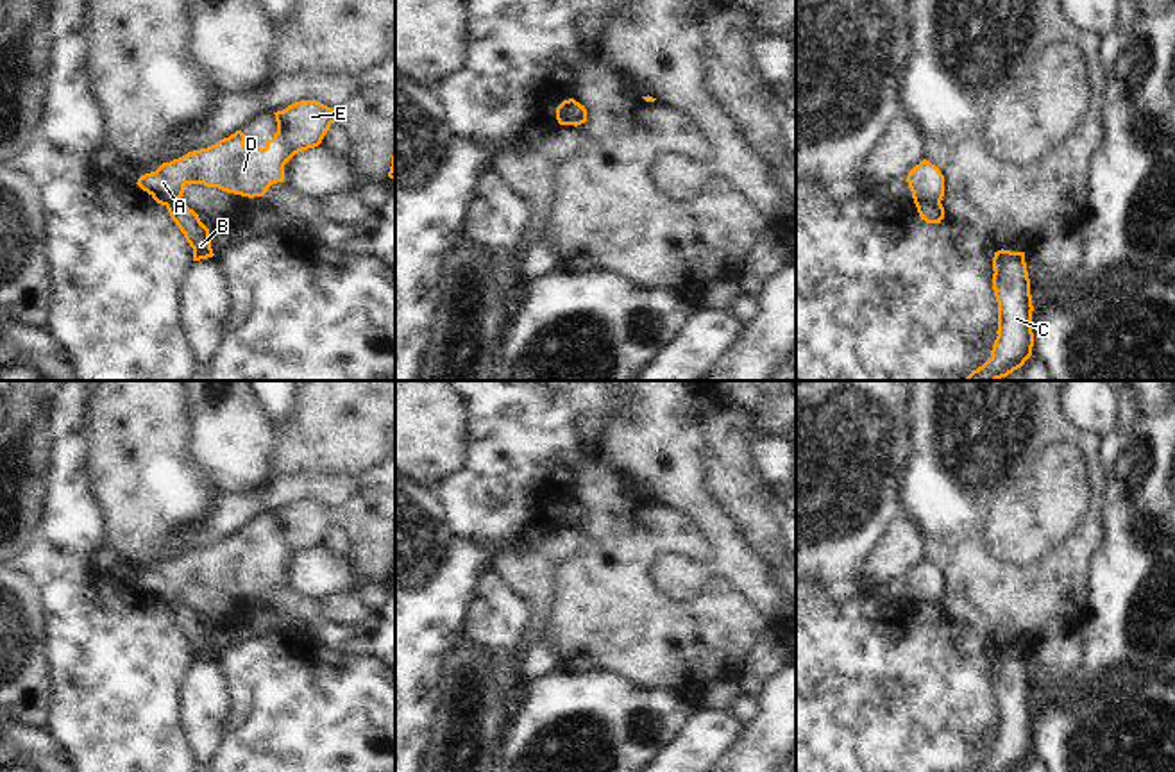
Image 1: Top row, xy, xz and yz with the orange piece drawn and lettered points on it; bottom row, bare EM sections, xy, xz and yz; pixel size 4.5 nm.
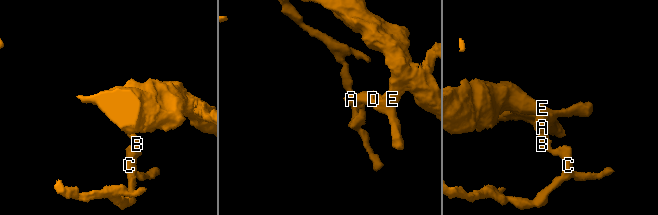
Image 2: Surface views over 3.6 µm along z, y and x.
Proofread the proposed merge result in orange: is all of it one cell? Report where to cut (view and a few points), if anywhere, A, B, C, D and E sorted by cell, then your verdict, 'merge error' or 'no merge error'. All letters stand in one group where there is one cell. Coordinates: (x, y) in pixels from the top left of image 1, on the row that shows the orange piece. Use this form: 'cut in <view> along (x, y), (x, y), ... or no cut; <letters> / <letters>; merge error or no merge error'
cut in yz along (939, 201), (920, 201), (916, 204); A D E / B C; merge error

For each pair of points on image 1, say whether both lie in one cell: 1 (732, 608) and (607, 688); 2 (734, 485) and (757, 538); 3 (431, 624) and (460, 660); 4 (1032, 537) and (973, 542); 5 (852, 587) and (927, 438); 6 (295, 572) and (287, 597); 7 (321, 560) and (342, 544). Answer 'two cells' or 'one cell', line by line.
1: two cells
2: one cell
3: two cells
4: two cells
5: two cells
6: two cells
7: two cells

